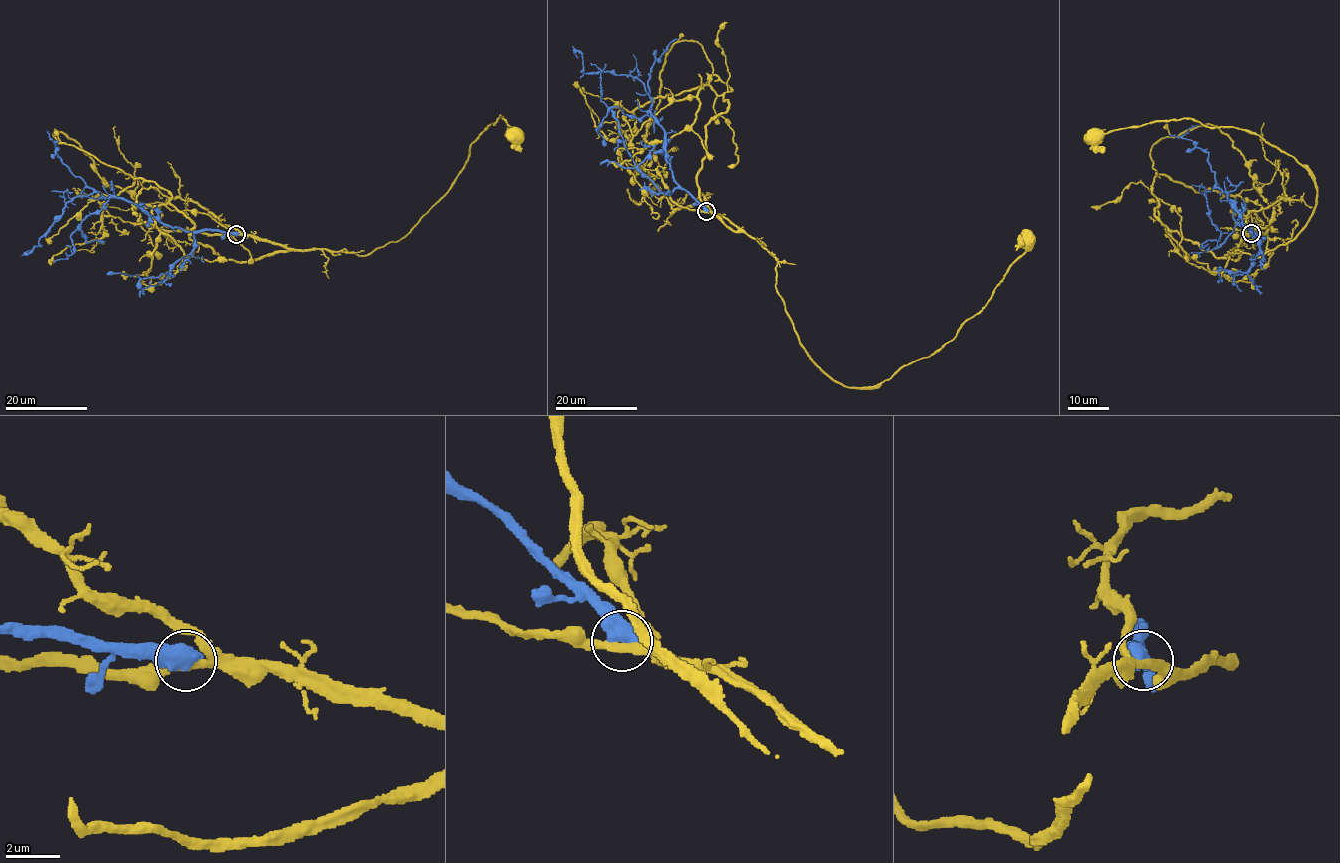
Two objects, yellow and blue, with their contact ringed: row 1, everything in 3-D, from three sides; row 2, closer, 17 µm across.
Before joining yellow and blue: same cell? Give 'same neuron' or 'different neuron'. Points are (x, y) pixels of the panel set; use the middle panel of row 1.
different neuron

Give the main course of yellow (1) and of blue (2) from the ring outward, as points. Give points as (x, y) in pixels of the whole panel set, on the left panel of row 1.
1: (236, 234), (292, 249), (365, 255), (406, 237), (452, 184), (471, 144), (499, 116), (517, 129), (515, 134)
2: (236, 234), (186, 231), (130, 201), (94, 192), (66, 204), (40, 245), (31, 250)

